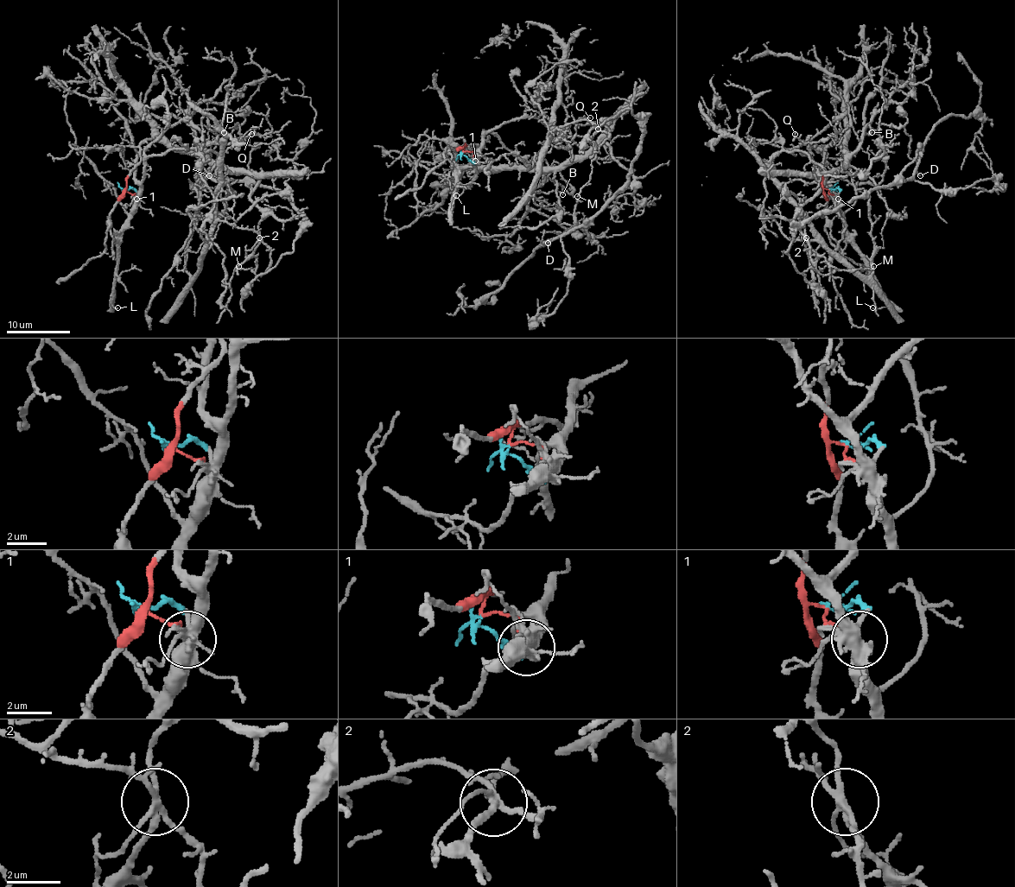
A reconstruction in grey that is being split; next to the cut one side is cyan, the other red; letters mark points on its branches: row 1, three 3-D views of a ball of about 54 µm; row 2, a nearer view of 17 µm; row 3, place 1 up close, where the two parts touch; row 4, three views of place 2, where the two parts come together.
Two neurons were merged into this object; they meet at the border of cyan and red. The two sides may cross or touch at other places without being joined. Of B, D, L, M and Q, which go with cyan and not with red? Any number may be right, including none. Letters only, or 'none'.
L, Q

